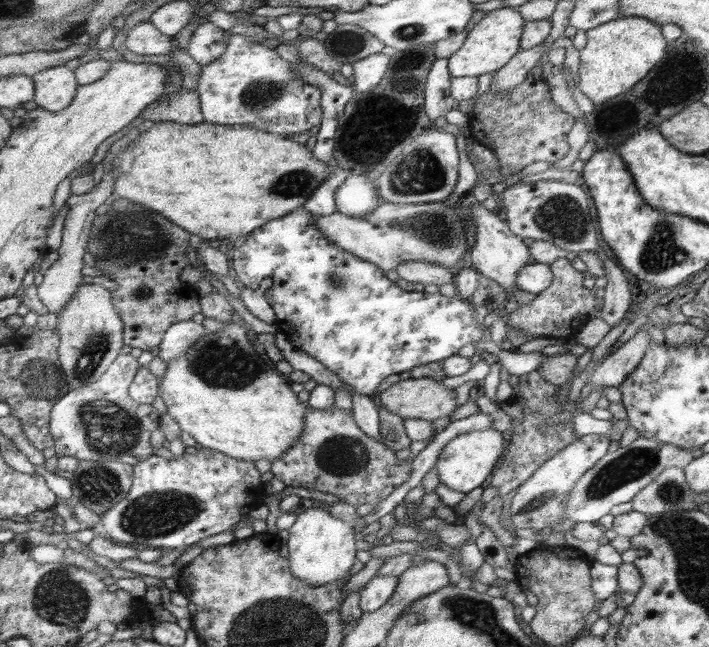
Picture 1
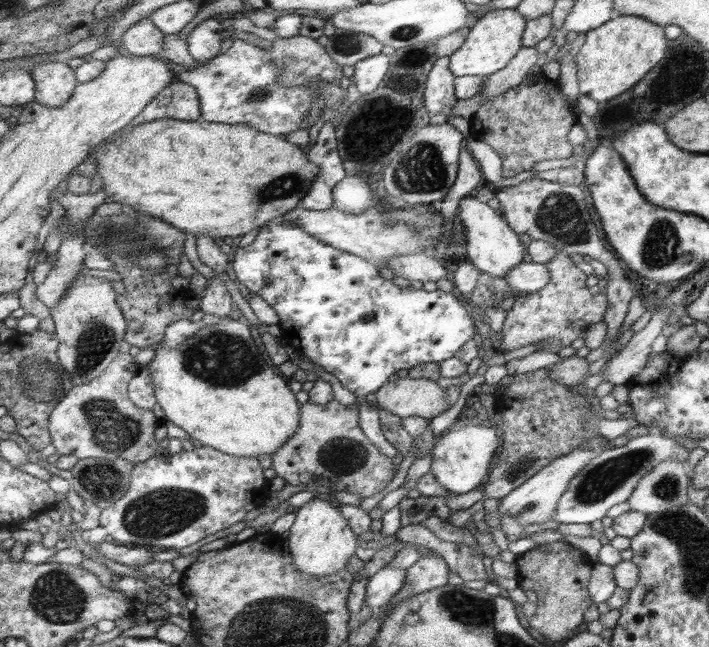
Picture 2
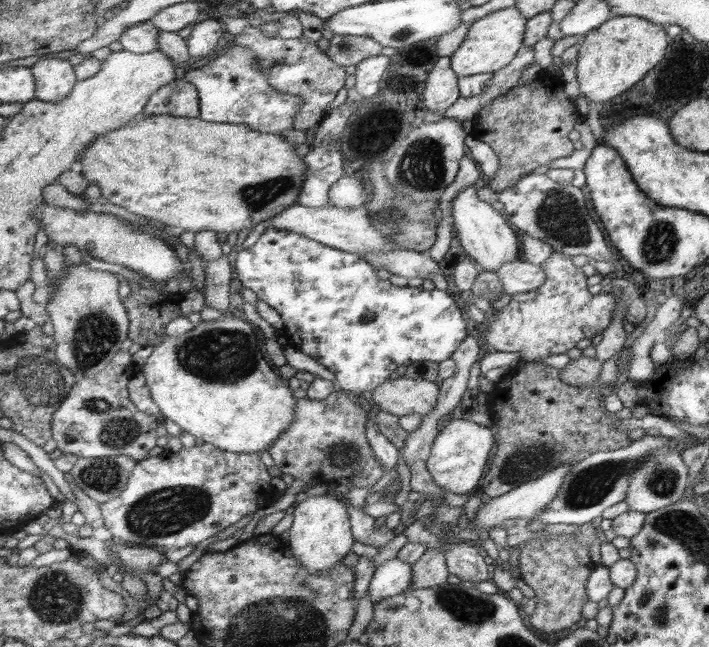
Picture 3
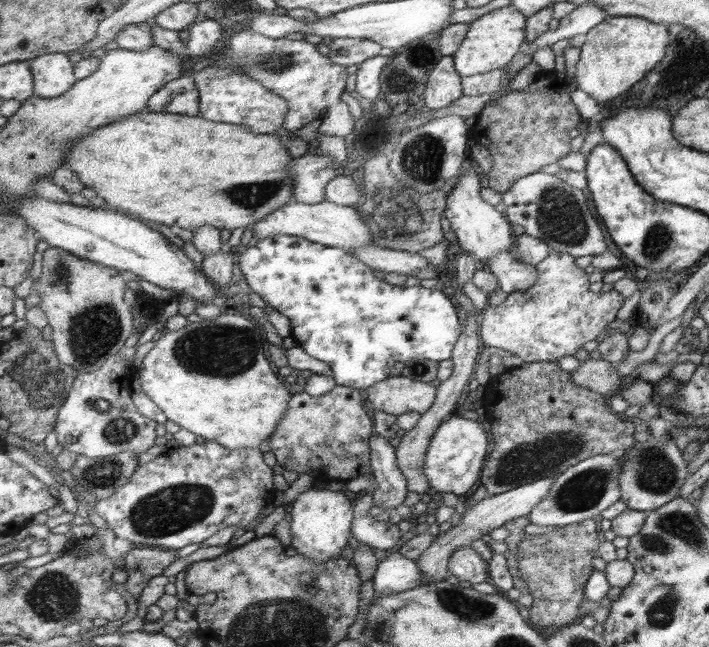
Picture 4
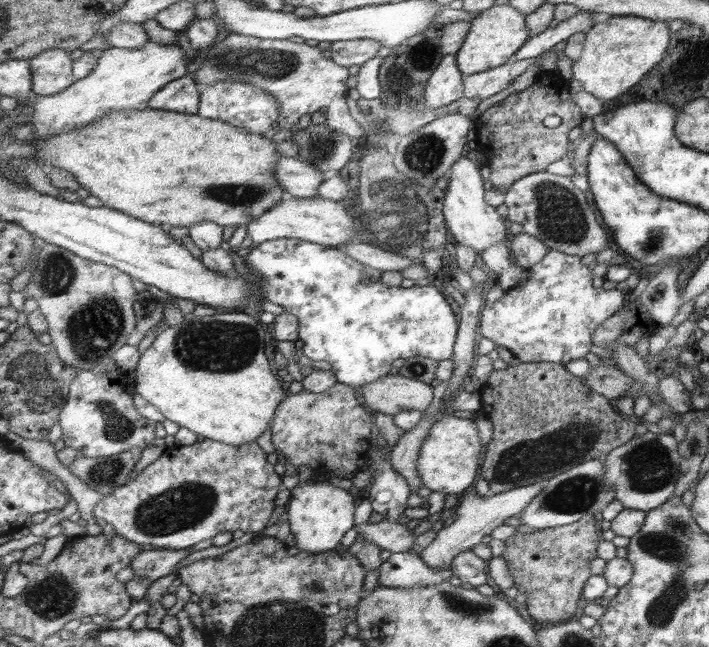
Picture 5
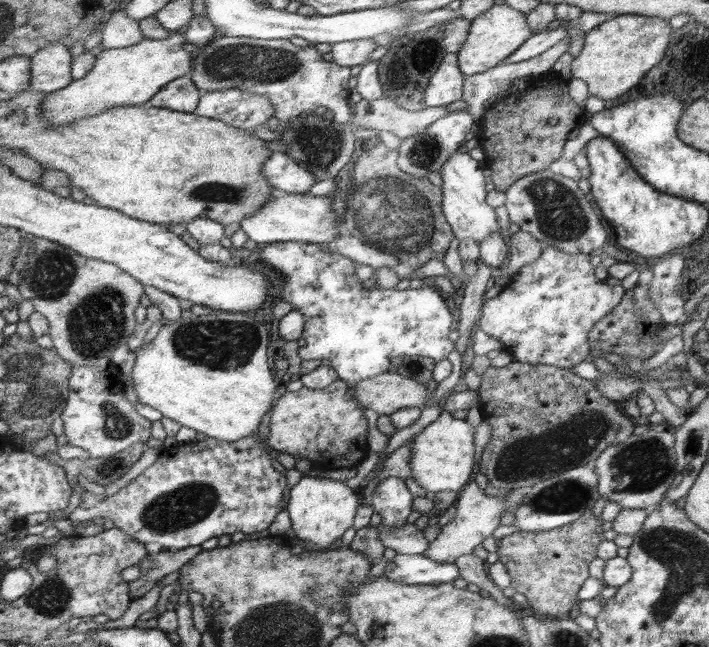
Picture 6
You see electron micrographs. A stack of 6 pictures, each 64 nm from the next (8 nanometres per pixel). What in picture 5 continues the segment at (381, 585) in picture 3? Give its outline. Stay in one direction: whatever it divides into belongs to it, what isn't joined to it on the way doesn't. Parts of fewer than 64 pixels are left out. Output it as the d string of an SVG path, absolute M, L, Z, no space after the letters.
M393 553L379 567L379 583L389 588L437 586L447 582L453 571L450 567L432 570L418 554Z

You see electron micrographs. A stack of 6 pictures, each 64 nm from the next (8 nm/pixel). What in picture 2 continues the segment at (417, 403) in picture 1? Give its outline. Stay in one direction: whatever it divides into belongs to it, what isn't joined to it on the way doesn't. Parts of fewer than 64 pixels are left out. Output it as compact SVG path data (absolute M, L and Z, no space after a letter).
M399 377L394 382L387 382L383 388L375 392L374 396L376 396L380 409L391 411L392 414L400 416L402 419L404 417L422 417L432 420L452 406L452 404L448 404L448 392L445 388L428 378Z

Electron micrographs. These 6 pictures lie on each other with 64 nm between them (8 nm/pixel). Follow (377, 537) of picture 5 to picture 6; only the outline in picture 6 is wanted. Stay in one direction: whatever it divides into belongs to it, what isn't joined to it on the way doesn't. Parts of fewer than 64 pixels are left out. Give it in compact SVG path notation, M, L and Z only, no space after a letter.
M406 524L405 526L390 529L376 526L379 530L379 538L384 548L390 548L397 554L404 555L424 555L431 544L431 541L425 538L425 533L415 524Z

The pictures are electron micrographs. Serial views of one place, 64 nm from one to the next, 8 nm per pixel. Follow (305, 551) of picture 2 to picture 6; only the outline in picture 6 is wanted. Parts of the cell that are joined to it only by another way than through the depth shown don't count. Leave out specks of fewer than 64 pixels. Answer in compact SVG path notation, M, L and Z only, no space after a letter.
M304 474L288 494L286 509L292 521L290 532L294 532L298 544L305 541L312 542L318 549L324 549L352 526L356 508L358 508L358 496L344 481Z

